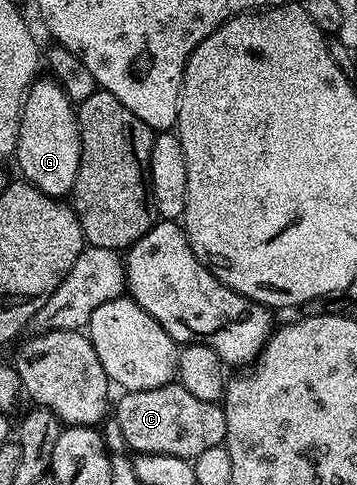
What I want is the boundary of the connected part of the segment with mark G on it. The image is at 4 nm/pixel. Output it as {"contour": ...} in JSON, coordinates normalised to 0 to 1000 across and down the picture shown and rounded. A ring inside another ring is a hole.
{"contour":[[[109,161],[84,173],[62,235],[50,247],[45,330],[62,351],[59,367],[154,406],[185,406],[204,396],[213,357],[224,348],[224,274],[210,214],[148,161]]]}

